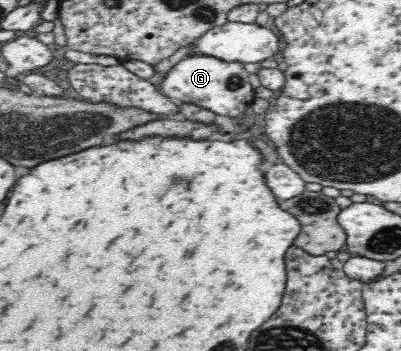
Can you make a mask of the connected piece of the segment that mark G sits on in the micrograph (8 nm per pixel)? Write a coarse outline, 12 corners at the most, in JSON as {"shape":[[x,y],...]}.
{"shape":[[187,55],[161,93],[239,117],[255,97],[242,63]]}

